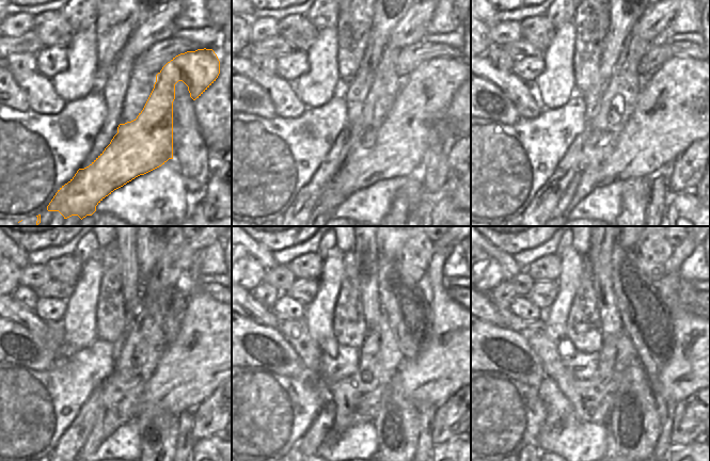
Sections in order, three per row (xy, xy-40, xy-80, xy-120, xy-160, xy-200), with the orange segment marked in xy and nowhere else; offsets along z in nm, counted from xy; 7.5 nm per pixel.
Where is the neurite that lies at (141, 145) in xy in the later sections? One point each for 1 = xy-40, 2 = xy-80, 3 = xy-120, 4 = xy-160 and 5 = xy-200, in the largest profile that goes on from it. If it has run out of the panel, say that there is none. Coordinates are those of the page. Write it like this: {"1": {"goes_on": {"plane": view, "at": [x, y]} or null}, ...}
{"1": {"goes_on": {"plane": "xy-40", "at": [397, 149]}}, "2": {"goes_on": {"plane": "xy-80", "at": [685, 99]}}, "3": {"goes_on": {"plane": "xy-120", "at": [209, 349]}}, "4": {"goes_on": {"plane": "xy-160", "at": [448, 362]}}, "5": {"goes_on": {"plane": "xy-200", "at": [688, 370]}}}

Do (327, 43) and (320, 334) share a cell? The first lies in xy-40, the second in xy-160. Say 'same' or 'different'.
same

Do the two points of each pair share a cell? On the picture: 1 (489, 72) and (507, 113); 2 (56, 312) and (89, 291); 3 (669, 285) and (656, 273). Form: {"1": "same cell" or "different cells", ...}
{"1": "different cells", "2": "different cells", "3": "different cells"}

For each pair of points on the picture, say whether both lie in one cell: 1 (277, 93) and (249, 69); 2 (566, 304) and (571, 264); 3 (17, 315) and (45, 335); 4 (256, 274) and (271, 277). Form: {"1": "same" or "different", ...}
{"1": "same", "2": "same", "3": "same", "4": "different"}

